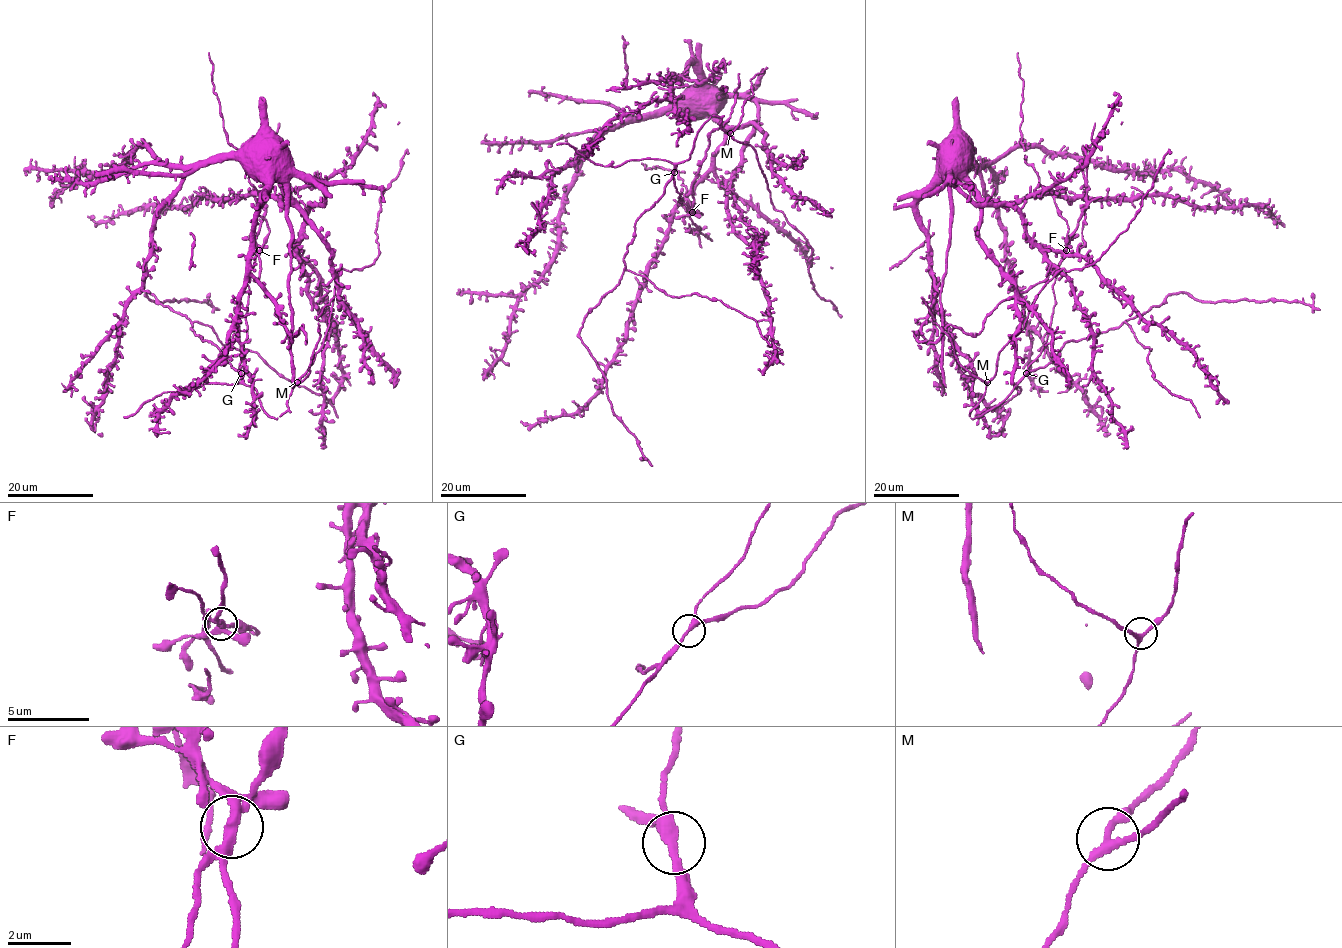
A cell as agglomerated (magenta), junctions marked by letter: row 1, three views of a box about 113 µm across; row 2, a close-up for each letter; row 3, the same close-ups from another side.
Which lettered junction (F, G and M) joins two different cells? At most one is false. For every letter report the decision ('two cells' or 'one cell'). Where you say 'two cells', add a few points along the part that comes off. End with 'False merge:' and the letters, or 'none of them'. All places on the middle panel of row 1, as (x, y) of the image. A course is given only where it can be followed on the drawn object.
F: two cells; course (692, 212), (691, 184), (708, 147), (708, 135), (730, 116), (739, 87), (739, 74)
G: one cell
M: one cell
False merge: F

